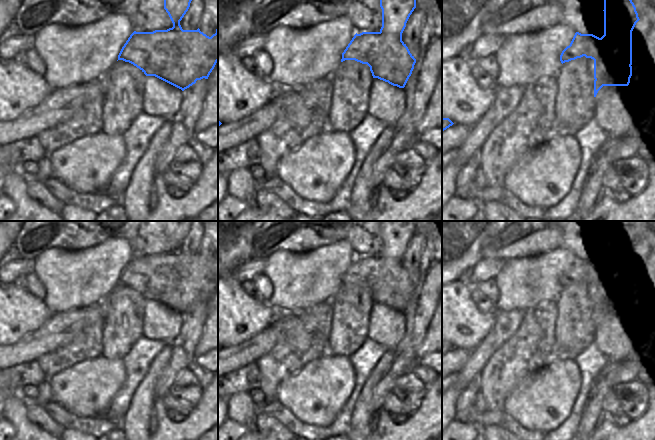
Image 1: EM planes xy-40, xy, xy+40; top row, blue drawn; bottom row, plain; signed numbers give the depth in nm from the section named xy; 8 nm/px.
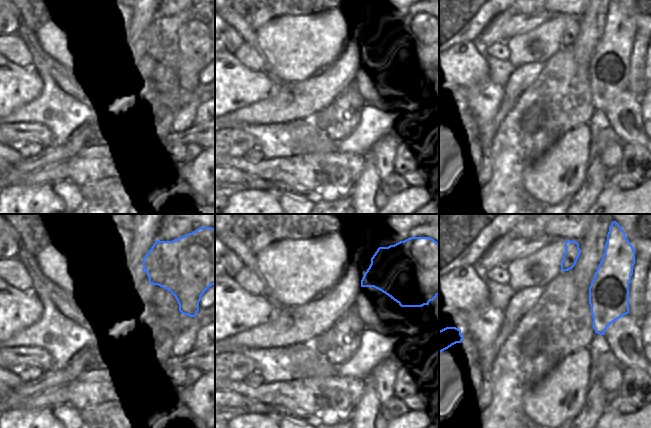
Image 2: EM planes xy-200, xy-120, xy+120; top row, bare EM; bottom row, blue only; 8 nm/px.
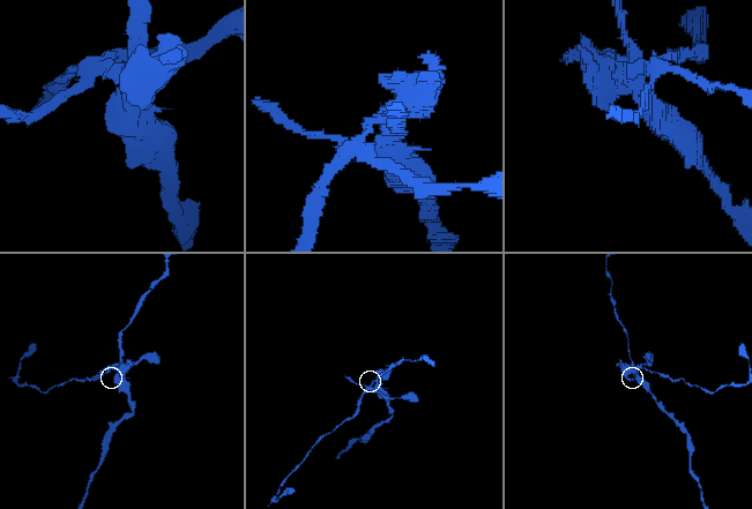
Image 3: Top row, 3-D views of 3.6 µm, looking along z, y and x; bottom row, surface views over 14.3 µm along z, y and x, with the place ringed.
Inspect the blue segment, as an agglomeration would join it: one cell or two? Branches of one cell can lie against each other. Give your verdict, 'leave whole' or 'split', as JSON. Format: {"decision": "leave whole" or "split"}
{"decision": "split"}

